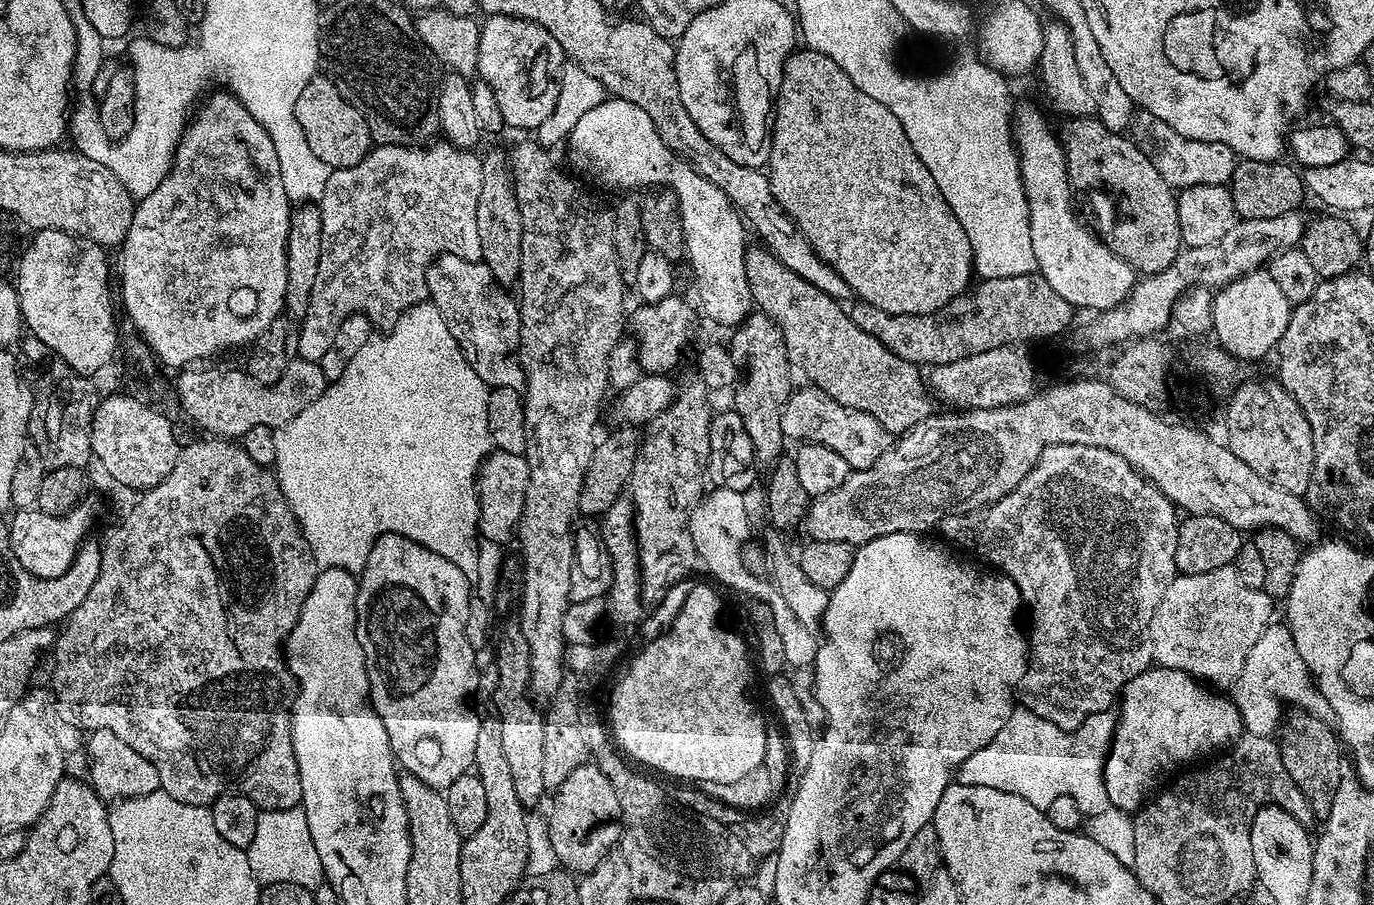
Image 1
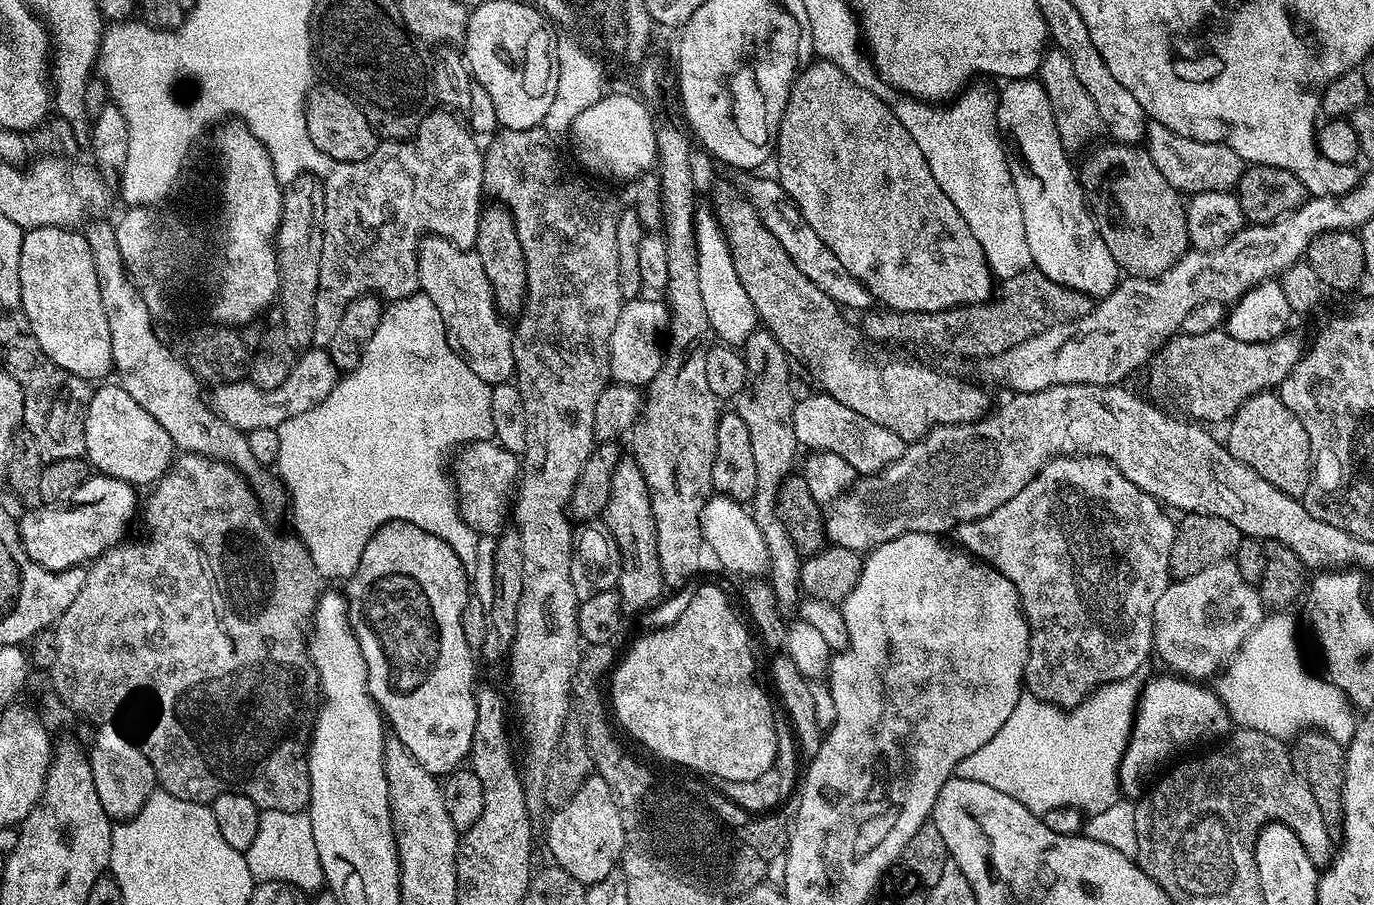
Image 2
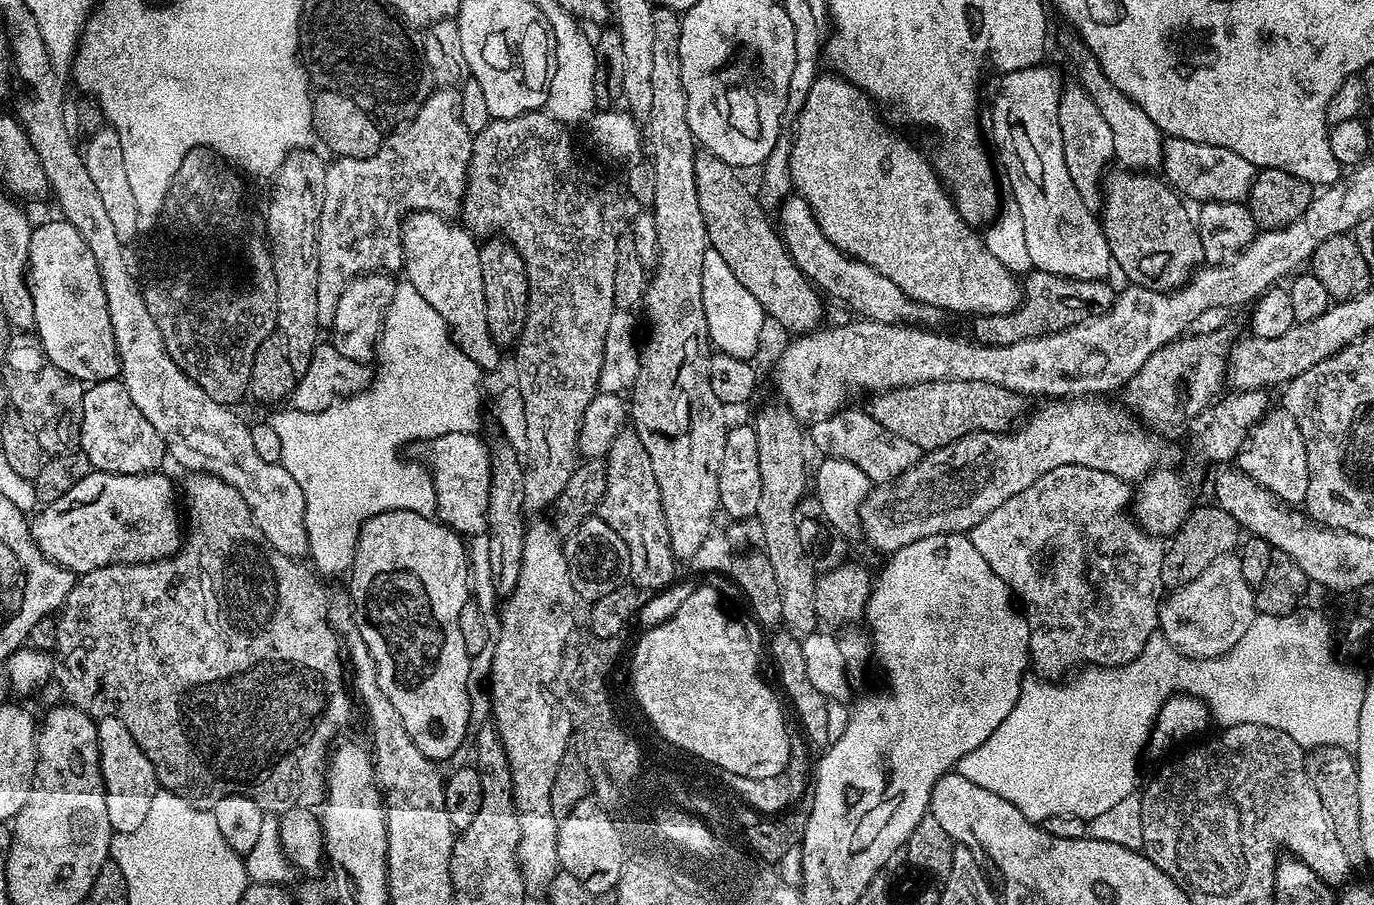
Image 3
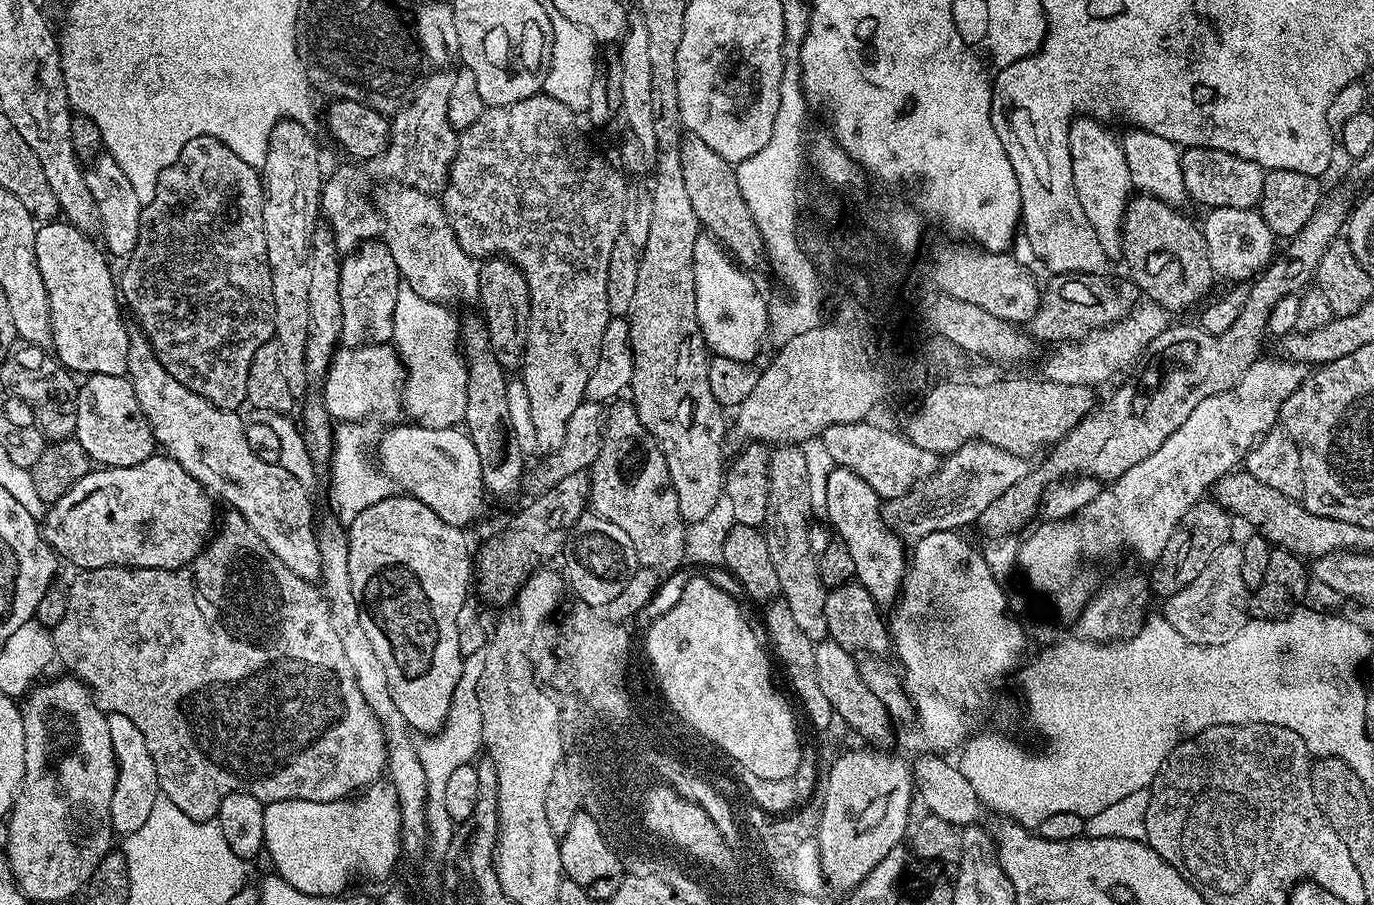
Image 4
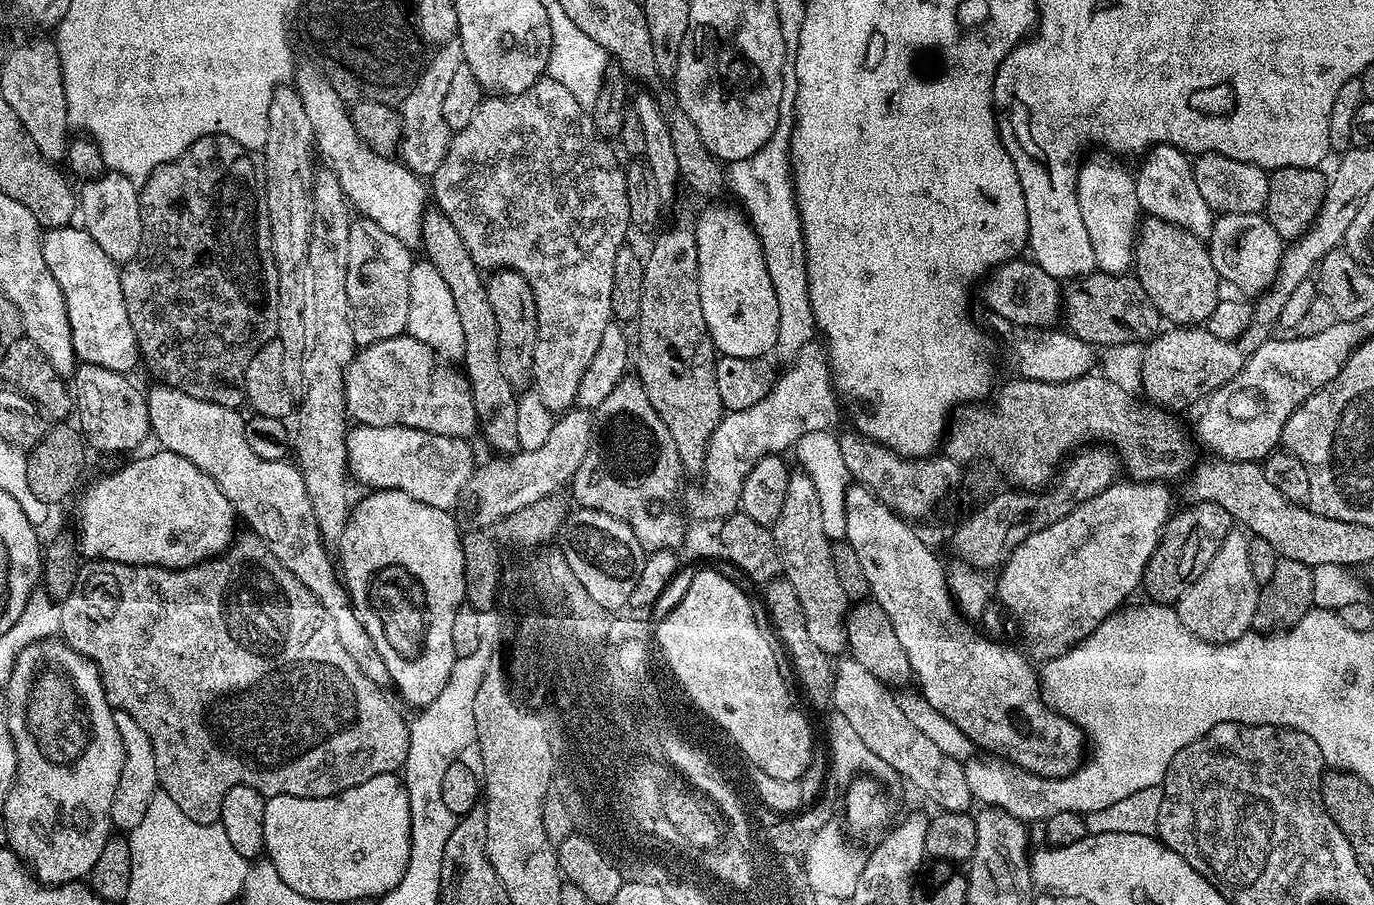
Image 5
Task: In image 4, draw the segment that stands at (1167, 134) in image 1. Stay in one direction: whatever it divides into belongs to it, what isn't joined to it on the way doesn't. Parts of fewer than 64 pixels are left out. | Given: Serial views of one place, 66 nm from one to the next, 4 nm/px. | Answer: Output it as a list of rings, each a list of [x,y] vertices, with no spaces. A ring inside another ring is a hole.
[[[1184,148],[1180,154],[1182,182],[1186,182],[1189,201],[1205,204],[1205,209],[1256,208],[1262,194],[1265,169],[1246,158],[1238,158],[1226,150]]]

